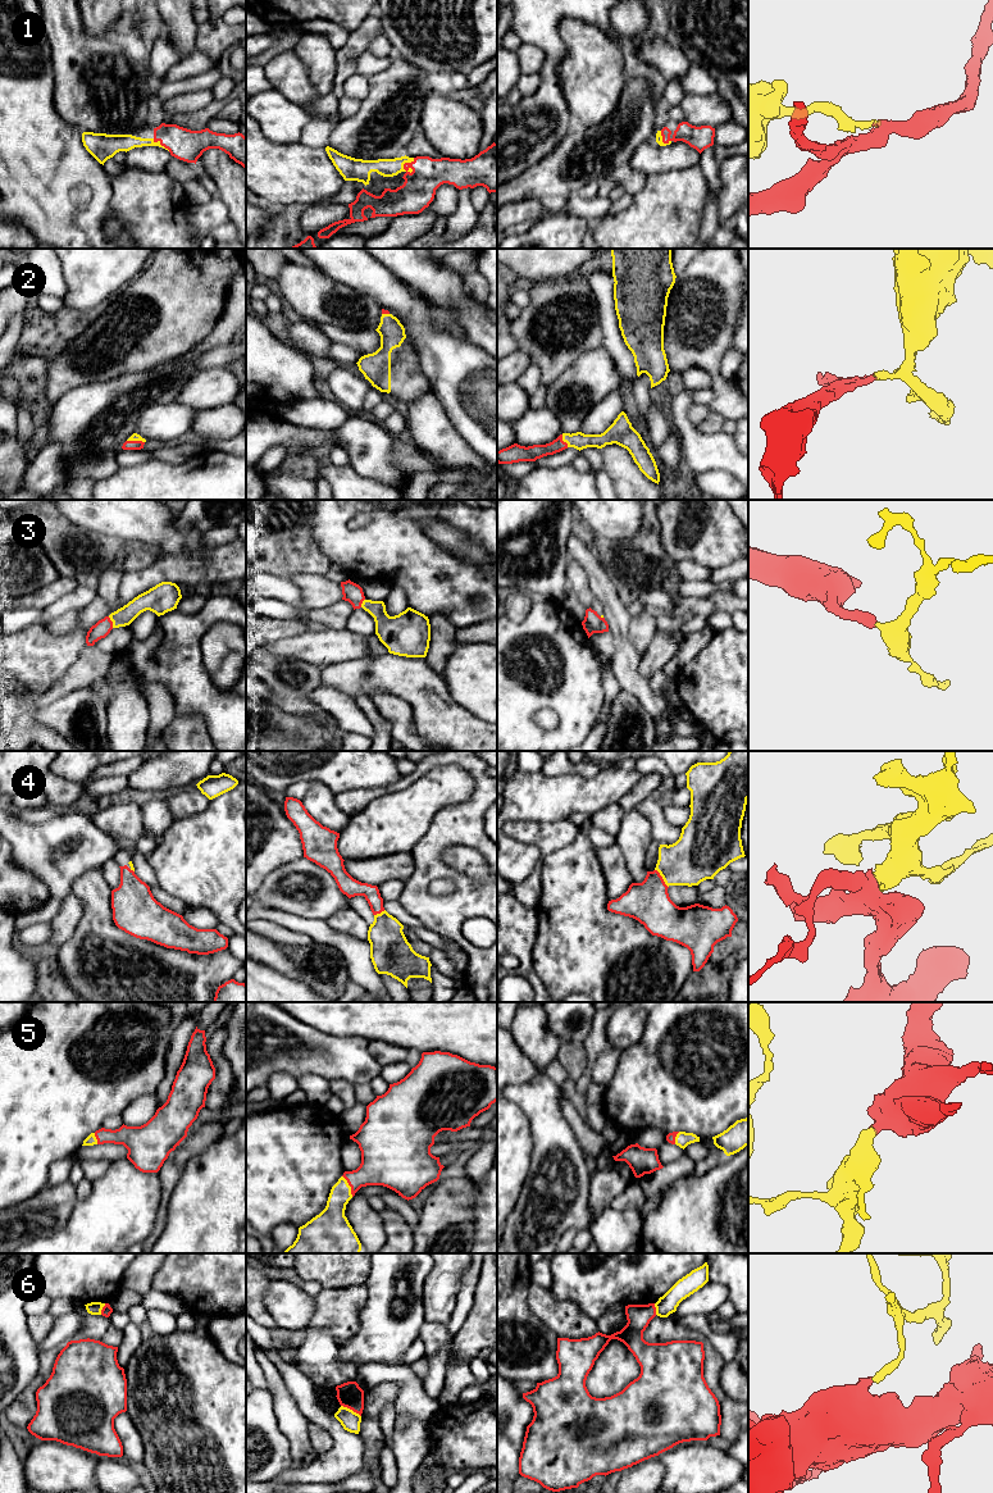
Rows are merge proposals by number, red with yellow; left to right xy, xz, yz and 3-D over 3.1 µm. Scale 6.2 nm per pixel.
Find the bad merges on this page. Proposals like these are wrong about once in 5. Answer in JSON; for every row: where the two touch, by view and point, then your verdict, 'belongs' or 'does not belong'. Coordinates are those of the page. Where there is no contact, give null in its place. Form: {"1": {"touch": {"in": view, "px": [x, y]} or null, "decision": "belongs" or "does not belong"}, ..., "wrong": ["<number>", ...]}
{"1": {"touch": {"in": "xz", "px": [404, 164]}, "decision": "belongs"}, "2": {"touch": {"in": "yz", "px": [563, 441]}, "decision": "belongs"}, "3": {"touch": {"in": "xy", "px": [112, 622]}, "decision": "belongs"}, "4": {"touch": {"in": "yz", "px": [661, 878]}, "decision": "belongs"}, "5": {"touch": {"in": "xz", "px": [349, 1184]}, "decision": "belongs"}, "6": {"touch": {"in": "xz", "px": [351, 1409]}, "decision": "does not belong"}, "wrong": ["6"]}

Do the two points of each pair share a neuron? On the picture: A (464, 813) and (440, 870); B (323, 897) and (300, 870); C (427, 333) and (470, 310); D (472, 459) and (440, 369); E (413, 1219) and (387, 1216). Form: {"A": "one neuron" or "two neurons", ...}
{"A": "one neuron", "B": "one neuron", "C": "two neurons", "D": "two neurons", "E": "two neurons"}

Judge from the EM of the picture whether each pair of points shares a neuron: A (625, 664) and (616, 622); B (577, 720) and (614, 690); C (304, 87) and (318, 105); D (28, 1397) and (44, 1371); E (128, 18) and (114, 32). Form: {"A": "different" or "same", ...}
{"A": "same", "B": "different", "C": "different", "D": "same", "E": "same"}

